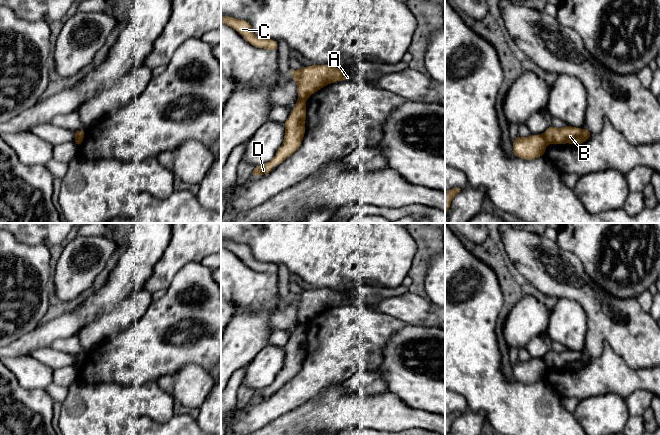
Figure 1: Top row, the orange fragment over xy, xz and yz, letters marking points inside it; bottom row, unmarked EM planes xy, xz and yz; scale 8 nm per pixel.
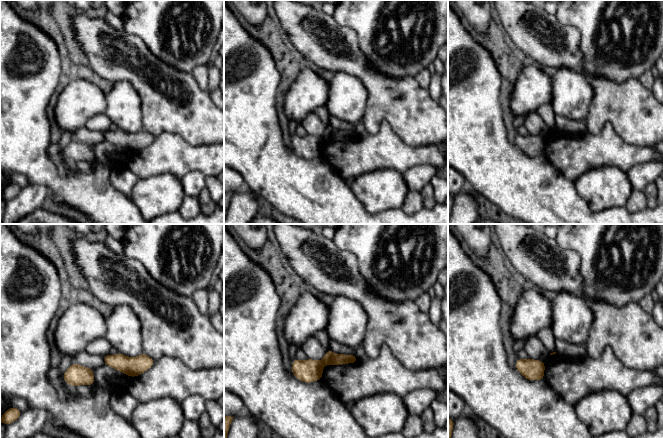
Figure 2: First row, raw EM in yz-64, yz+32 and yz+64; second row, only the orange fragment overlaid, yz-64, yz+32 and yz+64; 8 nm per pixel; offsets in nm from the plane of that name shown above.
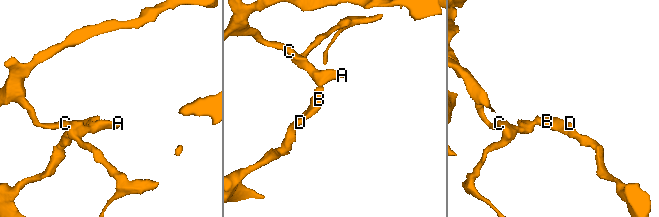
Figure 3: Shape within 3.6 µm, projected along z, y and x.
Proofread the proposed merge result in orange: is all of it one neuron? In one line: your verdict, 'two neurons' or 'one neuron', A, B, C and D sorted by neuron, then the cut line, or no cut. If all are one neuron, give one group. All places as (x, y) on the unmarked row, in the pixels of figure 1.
two neurons; A C / B D; cut in yz along (542, 359), (547, 367)

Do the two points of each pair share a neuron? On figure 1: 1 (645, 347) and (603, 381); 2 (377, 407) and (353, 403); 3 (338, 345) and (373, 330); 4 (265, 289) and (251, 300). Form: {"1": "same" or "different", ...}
{"1": "different", "2": "same", "3": "same", "4": "same"}

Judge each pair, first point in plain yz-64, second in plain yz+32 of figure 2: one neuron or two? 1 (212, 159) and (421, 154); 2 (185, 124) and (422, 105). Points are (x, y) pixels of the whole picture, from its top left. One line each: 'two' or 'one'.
1: one
2: one

